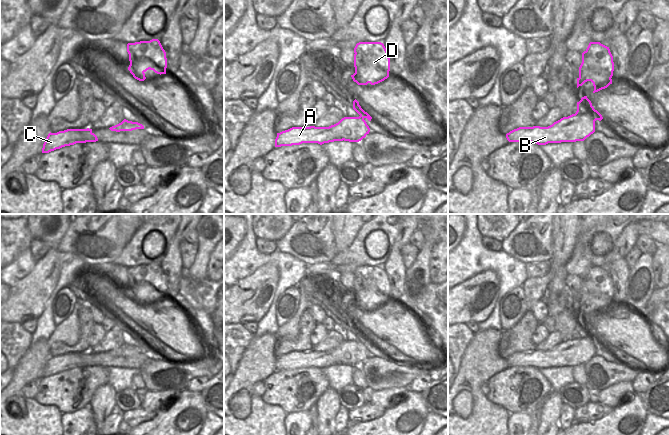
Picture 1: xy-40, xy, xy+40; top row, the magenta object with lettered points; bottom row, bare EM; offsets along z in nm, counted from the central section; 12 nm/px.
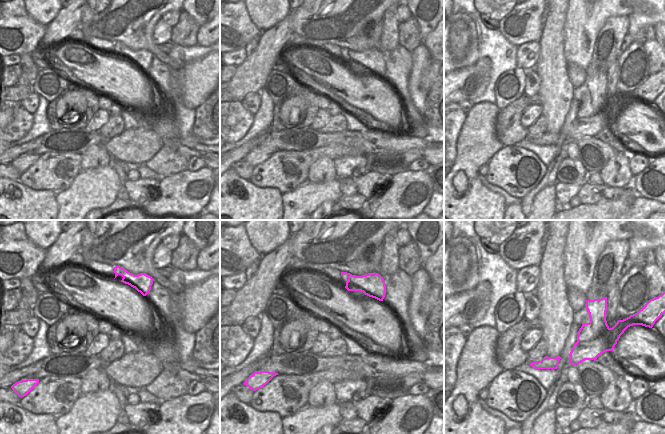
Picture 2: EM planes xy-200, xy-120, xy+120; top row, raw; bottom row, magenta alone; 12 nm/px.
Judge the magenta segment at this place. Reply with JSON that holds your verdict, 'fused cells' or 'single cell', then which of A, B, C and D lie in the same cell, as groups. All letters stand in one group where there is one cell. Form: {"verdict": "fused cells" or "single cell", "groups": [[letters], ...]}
{"verdict": "fused cells", "groups": [["A", "B", "C"], ["D"]]}

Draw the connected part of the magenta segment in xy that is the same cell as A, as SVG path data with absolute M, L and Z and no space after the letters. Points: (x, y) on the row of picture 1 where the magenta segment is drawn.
M350 117L342 118L338 123L329 127L292 127L277 133L275 147L300 145L302 143L324 143L343 141L345 128Z

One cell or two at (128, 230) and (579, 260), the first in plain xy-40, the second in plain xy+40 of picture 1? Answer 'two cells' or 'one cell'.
two cells

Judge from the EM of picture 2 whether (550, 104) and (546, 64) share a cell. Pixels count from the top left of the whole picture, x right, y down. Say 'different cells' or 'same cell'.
same cell

